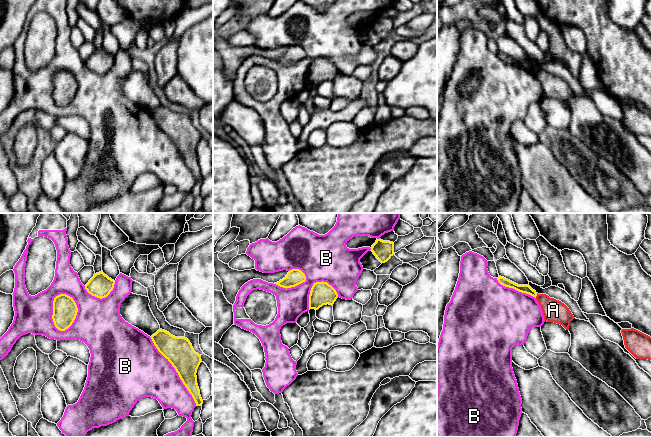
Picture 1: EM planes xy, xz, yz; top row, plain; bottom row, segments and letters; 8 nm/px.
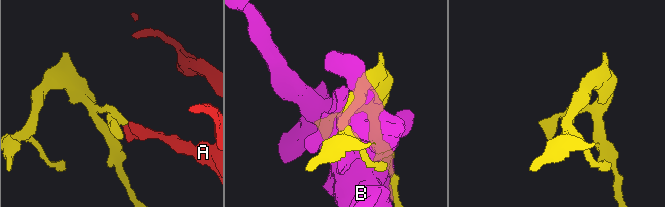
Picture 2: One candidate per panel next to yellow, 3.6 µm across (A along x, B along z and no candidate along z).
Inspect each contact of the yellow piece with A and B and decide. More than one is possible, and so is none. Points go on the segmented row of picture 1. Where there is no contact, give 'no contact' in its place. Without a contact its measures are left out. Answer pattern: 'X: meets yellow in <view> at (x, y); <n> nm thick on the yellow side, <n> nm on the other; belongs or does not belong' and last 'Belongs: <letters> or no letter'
A: meets yellow in yz at (536, 295); 70 nm thick on the yellow side, 180 nm on the other; does not belong
B: meets yellow in xy at (53, 309); 190 nm thick on the yellow side, 300 nm on the other; does not belong
Belongs: no letter

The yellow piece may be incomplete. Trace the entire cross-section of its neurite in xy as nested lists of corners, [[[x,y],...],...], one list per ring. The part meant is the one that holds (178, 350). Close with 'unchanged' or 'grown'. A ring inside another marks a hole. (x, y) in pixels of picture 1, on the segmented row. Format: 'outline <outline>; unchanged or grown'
outline [[[158,330],[151,336],[158,351],[172,364],[183,384],[192,395],[196,406],[202,406],[203,400],[197,384],[197,369],[202,362],[190,341],[185,337],[175,337],[165,330]]]; unchanged

